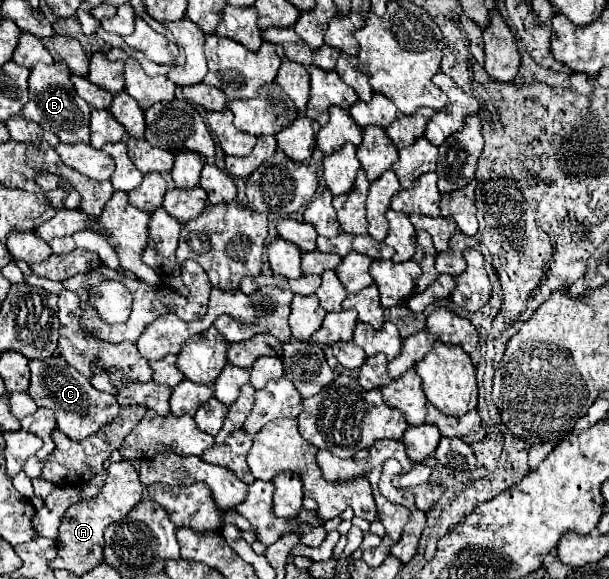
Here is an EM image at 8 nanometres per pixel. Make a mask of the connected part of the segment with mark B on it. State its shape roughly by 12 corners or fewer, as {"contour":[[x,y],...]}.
{"contour":[[36,64],[22,110],[64,144],[90,144],[90,106],[66,64]]}

